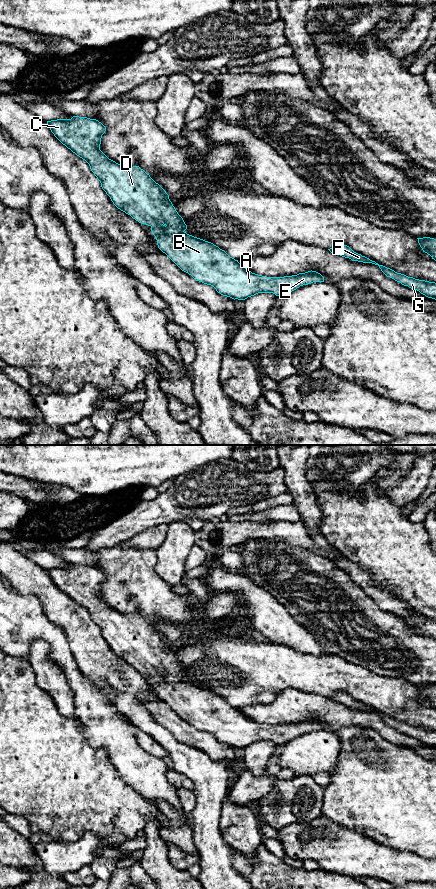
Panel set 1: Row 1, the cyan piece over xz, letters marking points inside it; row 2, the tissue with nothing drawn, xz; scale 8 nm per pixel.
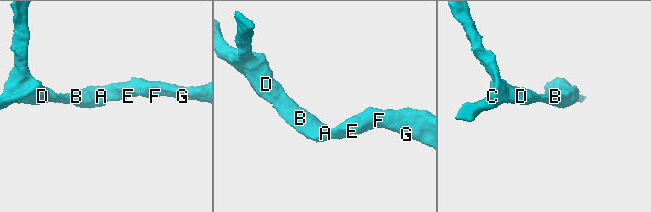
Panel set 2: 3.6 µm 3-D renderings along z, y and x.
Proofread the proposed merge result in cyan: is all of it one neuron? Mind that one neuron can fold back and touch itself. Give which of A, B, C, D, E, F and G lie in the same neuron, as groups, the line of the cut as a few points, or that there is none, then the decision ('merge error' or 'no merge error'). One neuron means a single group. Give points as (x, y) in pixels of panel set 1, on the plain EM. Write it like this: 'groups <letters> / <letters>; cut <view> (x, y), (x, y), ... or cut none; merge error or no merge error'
groups A B C D E F G; cut none; no merge error

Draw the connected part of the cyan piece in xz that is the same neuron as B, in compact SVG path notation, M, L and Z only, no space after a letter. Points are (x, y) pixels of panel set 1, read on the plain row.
M73 564L71 567L47 569L47 573L63 593L89 612L113 652L139 671L150 674L158 696L196 729L211 733L221 743L234 748L245 748L258 741L284 744L300 734L324 730L324 725L312 718L284 725L265 725L252 721L218 694L187 682L187 673L170 649L169 643L149 622L139 614L128 615L118 612L100 598L101 586L106 575L98 568Z

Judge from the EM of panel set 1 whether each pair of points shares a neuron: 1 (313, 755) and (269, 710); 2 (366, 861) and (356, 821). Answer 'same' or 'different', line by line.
1: different
2: different

